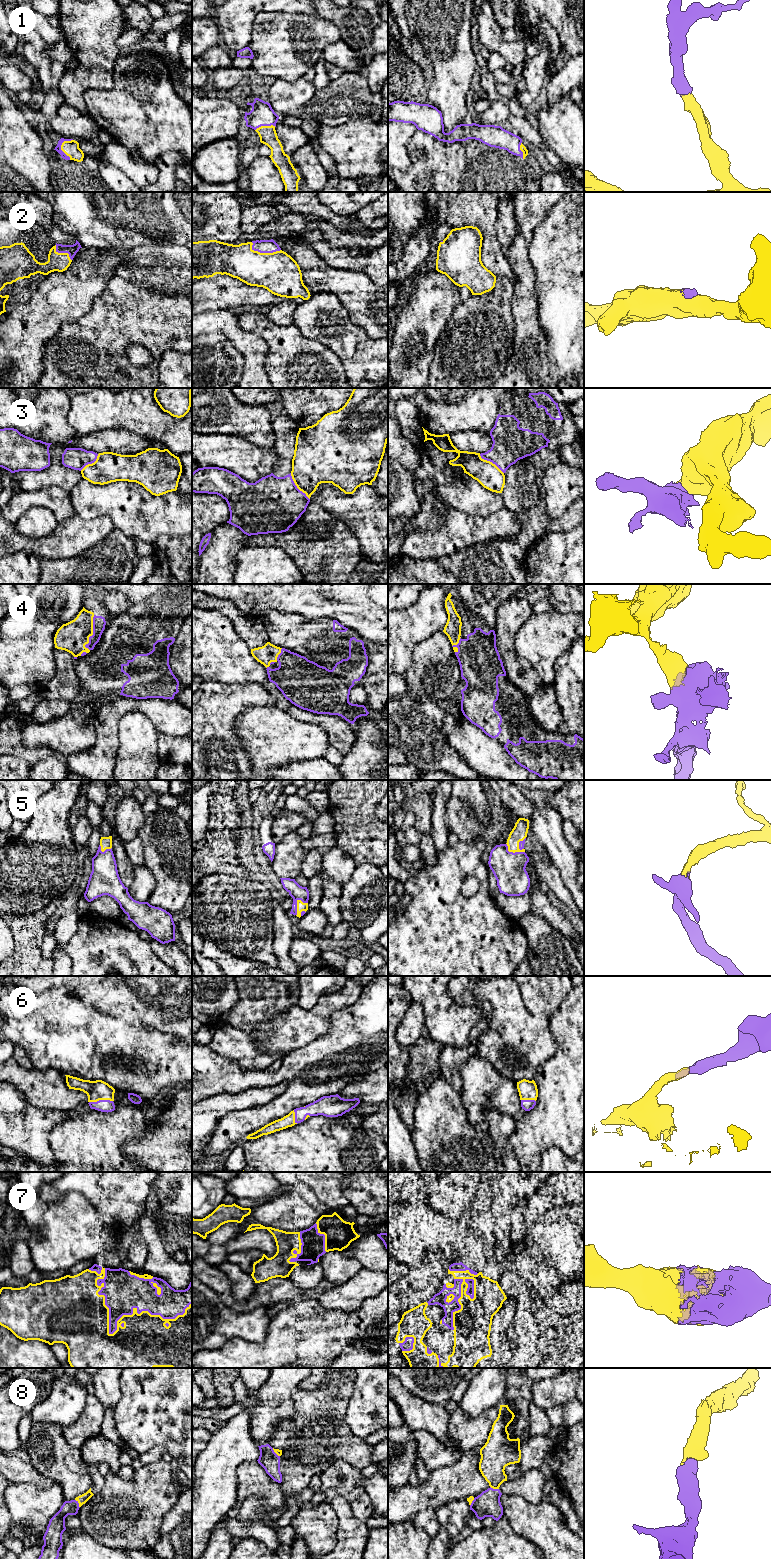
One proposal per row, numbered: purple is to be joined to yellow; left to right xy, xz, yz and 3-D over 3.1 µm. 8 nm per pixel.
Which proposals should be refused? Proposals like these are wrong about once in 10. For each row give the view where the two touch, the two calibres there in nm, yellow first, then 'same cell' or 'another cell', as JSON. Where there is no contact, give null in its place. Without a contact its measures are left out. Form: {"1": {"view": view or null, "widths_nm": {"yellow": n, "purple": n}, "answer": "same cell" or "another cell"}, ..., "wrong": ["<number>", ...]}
{"1": {"view": "xy", "widths_nm": {"yellow": 130, "purple": 50}, "answer": "same cell"}, "2": {"view": "xz", "widths_nm": {"yellow": 320, "purple": 110}, "answer": "same cell"}, "3": {"view": "xz", "widths_nm": {"yellow": 360, "purple": 460}, "answer": "another cell"}, "4": {"view": "xy", "widths_nm": {"yellow": 240, "purple": 100}, "answer": "same cell"}, "5": {"view": "yz", "widths_nm": {"yellow": 120, "purple": 260}, "answer": "same cell"}, "6": {"view": "xy", "widths_nm": {"yellow": 160, "purple": 100}, "answer": "same cell"}, "7": {"view": "xy", "widths_nm": {"yellow": 380, "purple": 300}, "answer": "same cell"}, "8": {"view": "xy", "widths_nm": {"yellow": 80, "purple": 130}, "answer": "same cell"}, "wrong": ["3"]}

